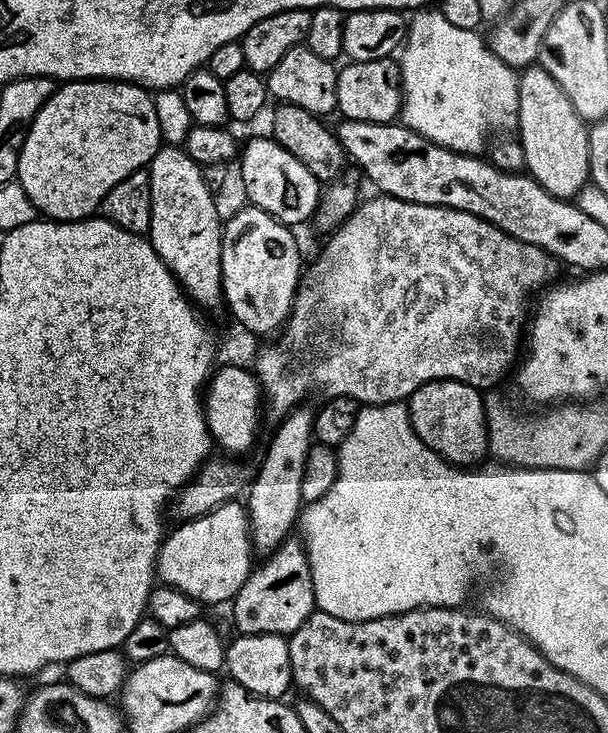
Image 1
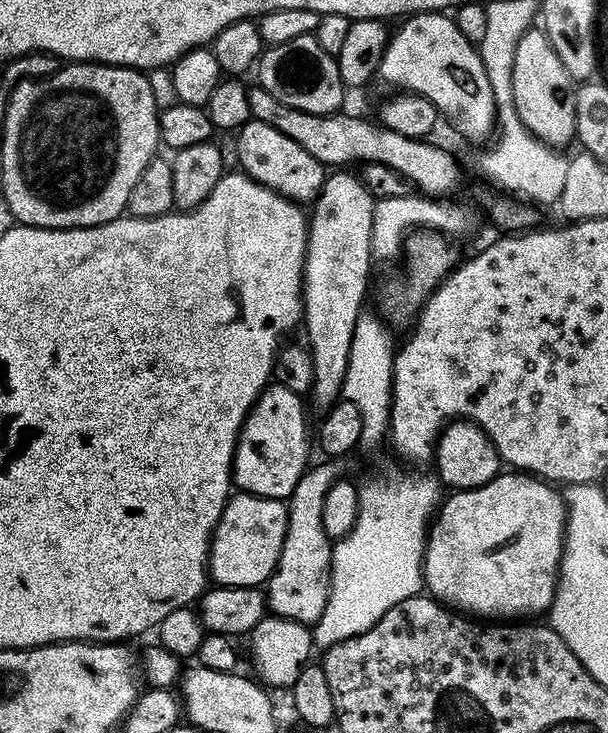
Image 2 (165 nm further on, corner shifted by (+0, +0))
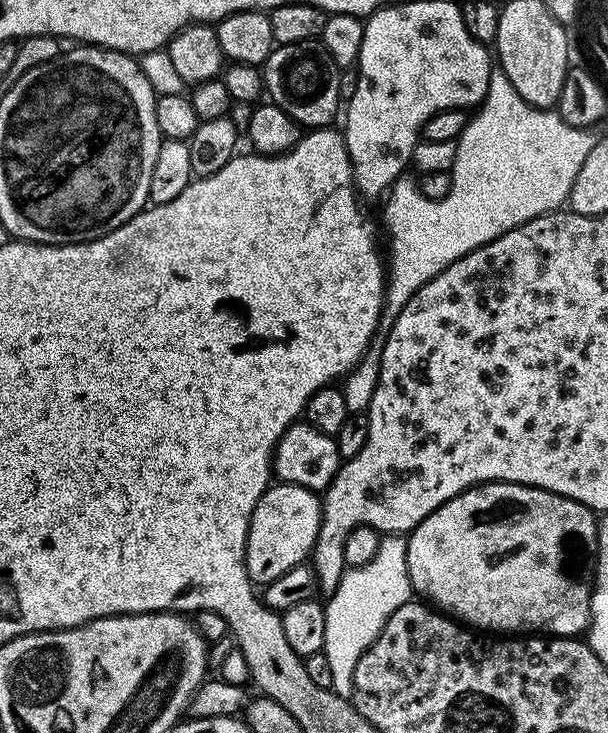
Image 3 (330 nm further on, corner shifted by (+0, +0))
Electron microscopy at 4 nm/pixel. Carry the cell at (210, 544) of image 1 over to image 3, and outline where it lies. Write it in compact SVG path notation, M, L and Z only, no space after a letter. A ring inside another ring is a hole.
M273 483L258 498L254 514L250 518L250 530L246 538L244 565L253 585L263 586L282 578L286 570L305 563L311 557L312 548L320 529L320 501L317 493L297 484Z

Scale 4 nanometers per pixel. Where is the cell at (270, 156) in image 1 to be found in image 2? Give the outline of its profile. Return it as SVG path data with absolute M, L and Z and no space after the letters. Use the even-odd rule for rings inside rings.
M247 120L235 133L236 156L240 159L239 171L254 182L274 190L279 196L297 202L315 201L320 195L326 179L326 168L313 158L311 154L302 150L294 138L286 138L282 130L274 130L274 126L266 126L266 122Z

